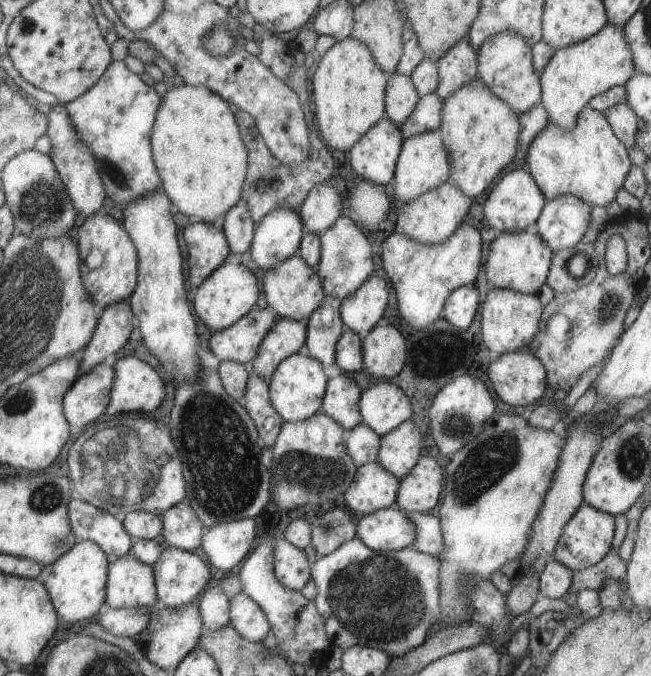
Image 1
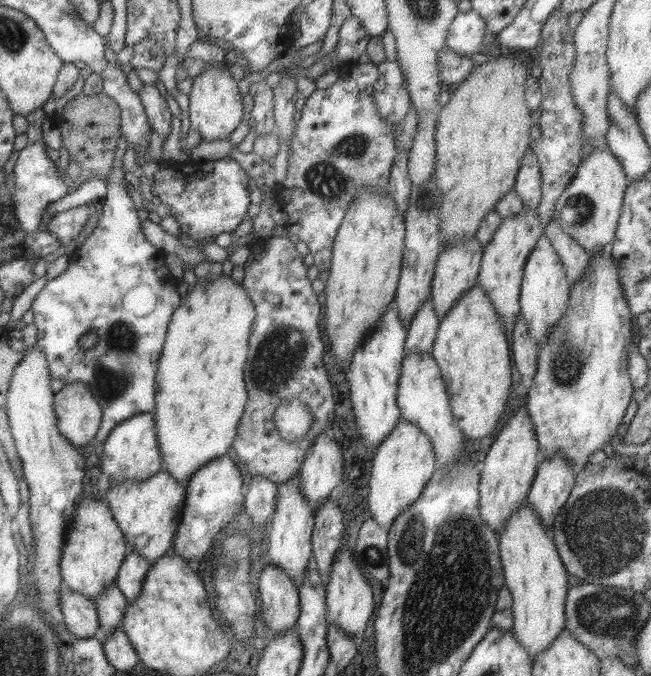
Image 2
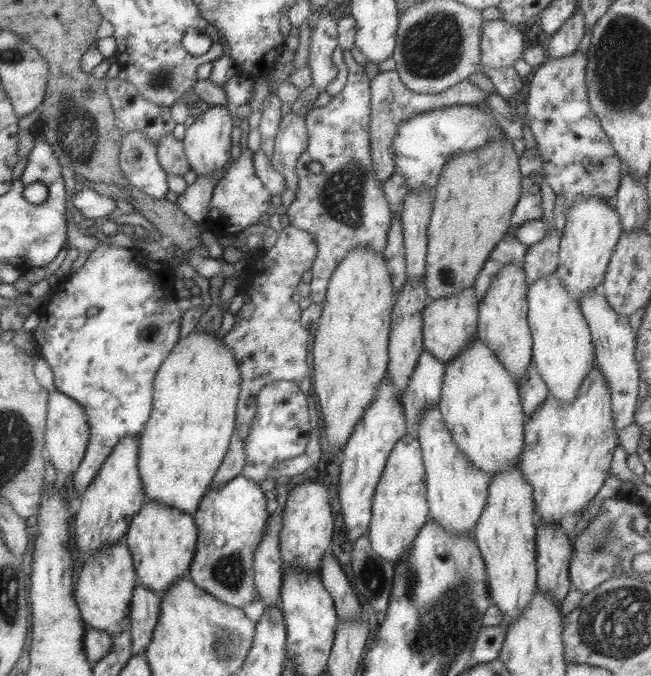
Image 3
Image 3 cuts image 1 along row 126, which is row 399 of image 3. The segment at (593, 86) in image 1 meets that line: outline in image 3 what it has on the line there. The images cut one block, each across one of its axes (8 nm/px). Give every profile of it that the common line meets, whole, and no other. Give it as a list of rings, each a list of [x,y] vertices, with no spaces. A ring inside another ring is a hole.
[[[558,274],[540,276],[526,290],[526,319],[532,338],[532,361],[550,390],[549,395],[571,402],[585,374],[595,367],[594,348],[577,300],[562,286]]]

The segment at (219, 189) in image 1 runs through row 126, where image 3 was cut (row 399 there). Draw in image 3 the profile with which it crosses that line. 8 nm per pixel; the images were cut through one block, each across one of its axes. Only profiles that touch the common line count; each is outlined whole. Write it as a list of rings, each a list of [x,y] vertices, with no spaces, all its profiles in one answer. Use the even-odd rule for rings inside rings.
[[[189,332],[157,367],[149,420],[138,438],[137,468],[147,500],[190,515],[227,452],[240,391],[238,362],[213,333]]]

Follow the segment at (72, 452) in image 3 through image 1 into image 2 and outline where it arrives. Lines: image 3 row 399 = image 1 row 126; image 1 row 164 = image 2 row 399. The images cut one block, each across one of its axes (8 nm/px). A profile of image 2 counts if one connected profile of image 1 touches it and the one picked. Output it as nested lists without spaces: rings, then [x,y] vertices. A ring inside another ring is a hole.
[[[84,382],[65,383],[54,394],[53,406],[59,432],[71,444],[80,447],[93,440],[99,430],[102,408]]]

